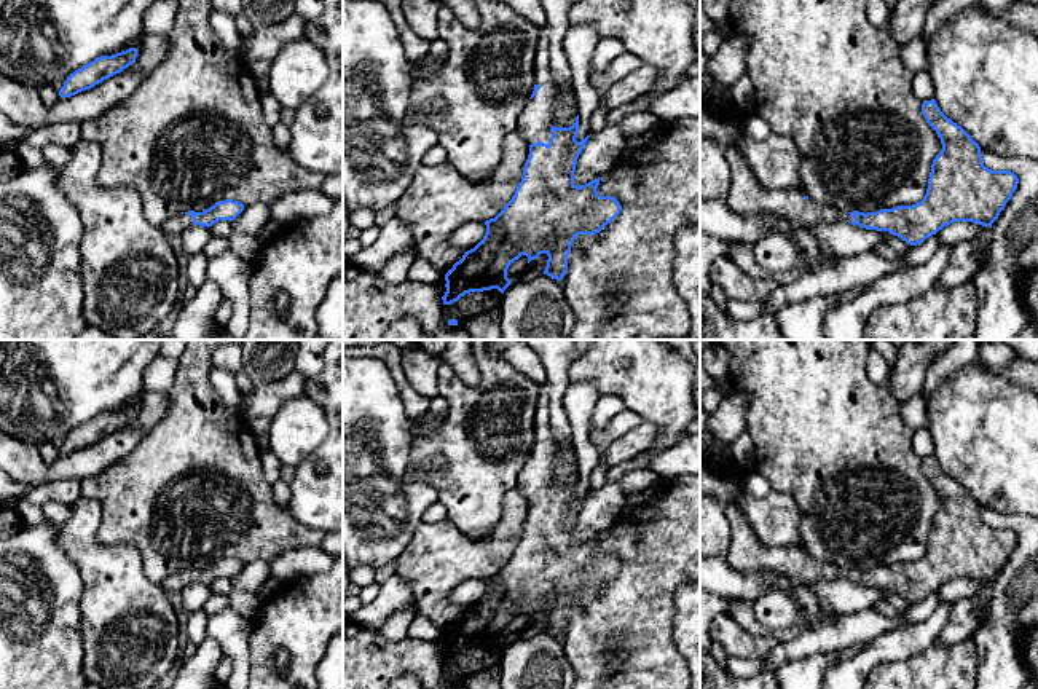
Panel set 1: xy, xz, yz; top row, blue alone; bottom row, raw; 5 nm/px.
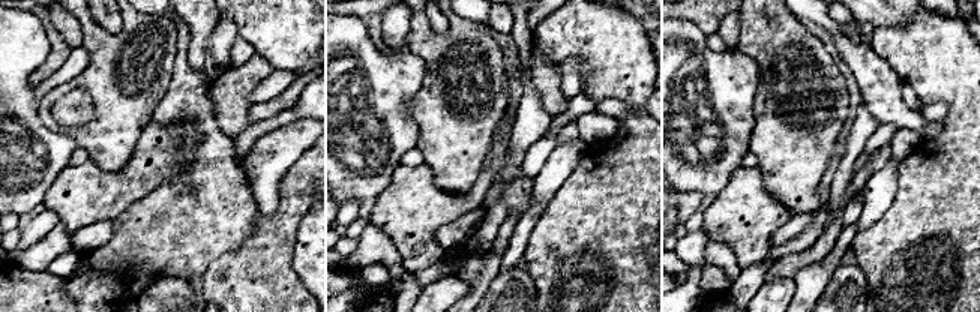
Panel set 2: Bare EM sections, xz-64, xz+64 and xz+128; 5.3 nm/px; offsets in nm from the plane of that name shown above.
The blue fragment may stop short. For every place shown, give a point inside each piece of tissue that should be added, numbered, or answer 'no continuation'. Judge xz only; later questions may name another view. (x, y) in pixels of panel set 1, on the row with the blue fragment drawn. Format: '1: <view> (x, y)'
1: xz (534, 122)

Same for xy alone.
1: xy (177, 224)

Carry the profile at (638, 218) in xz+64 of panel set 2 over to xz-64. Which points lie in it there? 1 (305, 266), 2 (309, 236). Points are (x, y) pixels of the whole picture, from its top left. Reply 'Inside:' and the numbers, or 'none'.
Inside: none

